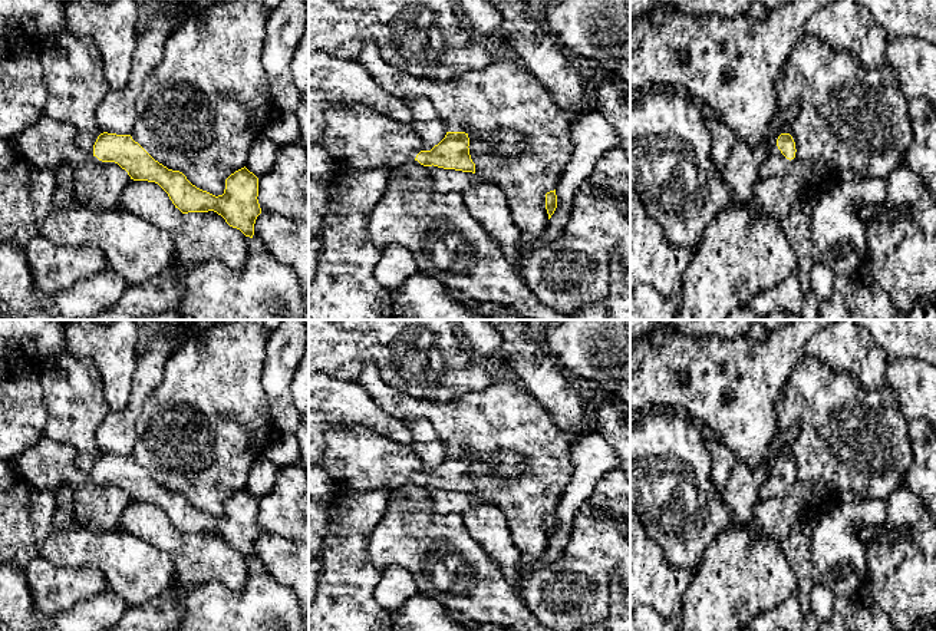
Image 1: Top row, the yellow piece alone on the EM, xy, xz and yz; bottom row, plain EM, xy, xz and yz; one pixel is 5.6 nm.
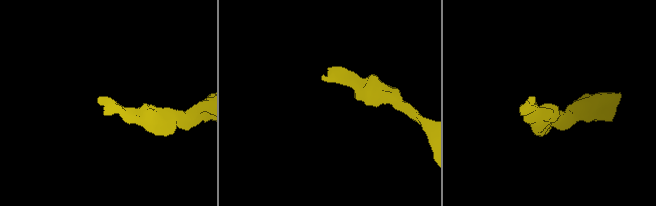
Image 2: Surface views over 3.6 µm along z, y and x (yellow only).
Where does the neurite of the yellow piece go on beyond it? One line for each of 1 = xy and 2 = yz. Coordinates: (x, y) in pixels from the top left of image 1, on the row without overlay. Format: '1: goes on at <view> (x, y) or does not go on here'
1: does not go on here
2: goes on at yz (775, 485)

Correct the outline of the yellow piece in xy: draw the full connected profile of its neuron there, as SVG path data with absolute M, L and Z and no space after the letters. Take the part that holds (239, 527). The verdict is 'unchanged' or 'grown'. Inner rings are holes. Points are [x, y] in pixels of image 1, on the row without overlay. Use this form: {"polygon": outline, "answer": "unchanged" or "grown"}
{"polygon": "M100 455L93 478L118 485L134 502L158 505L182 535L214 532L230 548L253 559L256 541L261 535L258 499L245 488L231 495L225 500L224 515L215 518L192 506L182 493L155 482L131 456Z", "answer": "unchanged"}

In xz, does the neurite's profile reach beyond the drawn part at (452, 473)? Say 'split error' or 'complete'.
split error

